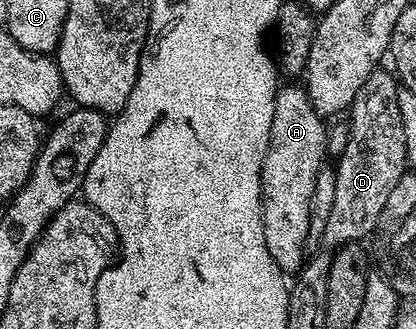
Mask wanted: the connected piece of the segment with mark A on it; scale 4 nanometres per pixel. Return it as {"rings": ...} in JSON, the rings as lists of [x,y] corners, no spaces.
{"rings":[[[292,83],[289,89],[281,88],[276,94],[270,143],[260,172],[266,251],[274,255],[274,263],[288,275],[295,274],[306,260],[314,183],[326,161],[329,130],[307,92],[297,85]]]}

